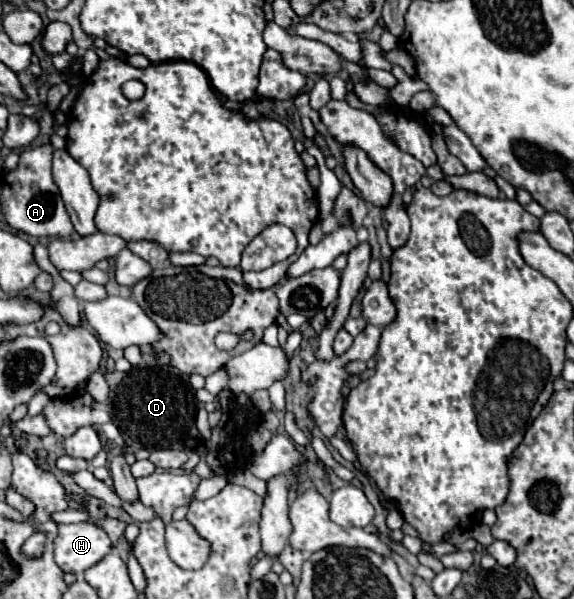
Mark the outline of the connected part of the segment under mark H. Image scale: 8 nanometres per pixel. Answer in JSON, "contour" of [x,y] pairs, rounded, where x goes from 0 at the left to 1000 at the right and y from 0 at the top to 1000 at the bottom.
{"contour":[[[160,873],[101,876],[94,937],[111,957],[146,957],[153,947],[167,943],[192,913],[192,896]]]}

